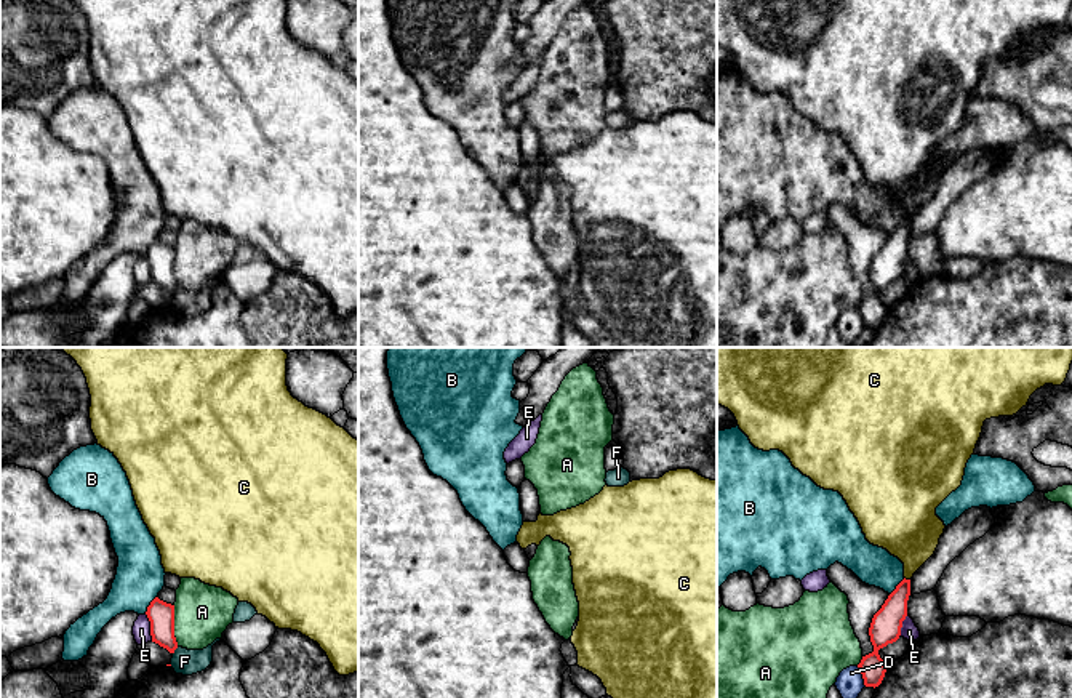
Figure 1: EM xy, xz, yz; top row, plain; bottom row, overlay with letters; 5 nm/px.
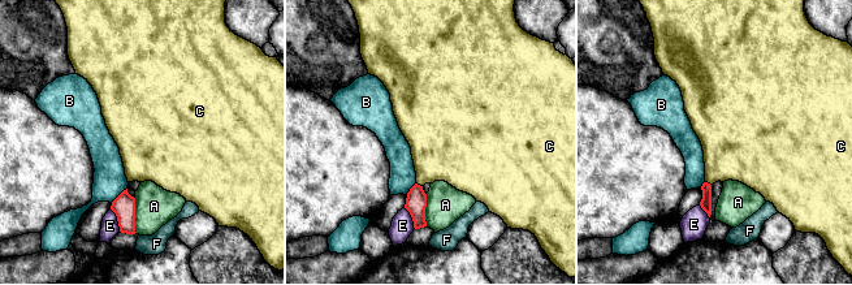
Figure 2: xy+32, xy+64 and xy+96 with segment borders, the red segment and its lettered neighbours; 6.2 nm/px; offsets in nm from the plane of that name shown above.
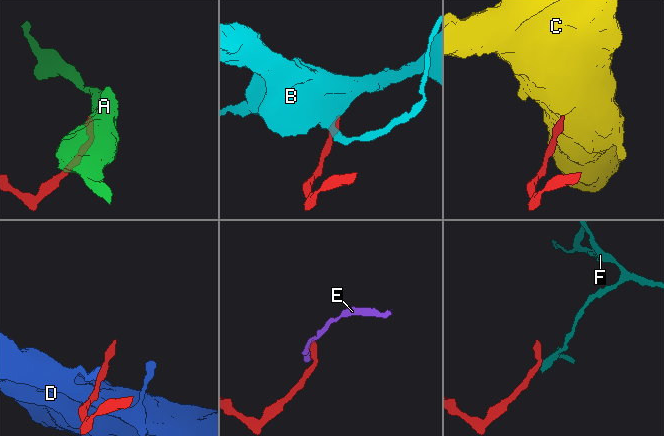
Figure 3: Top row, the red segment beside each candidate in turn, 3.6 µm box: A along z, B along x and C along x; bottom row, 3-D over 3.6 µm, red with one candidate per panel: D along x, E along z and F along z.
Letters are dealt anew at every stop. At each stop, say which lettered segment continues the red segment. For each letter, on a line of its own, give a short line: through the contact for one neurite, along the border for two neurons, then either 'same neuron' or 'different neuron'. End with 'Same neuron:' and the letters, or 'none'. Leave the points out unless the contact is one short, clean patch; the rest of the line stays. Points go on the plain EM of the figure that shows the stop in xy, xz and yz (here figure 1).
A: line xy (173, 247), (173, 277), (178, 287); different neuron
B: line xy (156, 237), (144, 253); different neuron
C: line yz (887, 264), (908, 221), (909, 172); same neuron
D: line yz (856, 308), (866, 327); different neuron
E: line xy (144, 255), (152, 282); different neuron
F: line xy (178, 288), (173, 295); different neuron
Same neuron: C

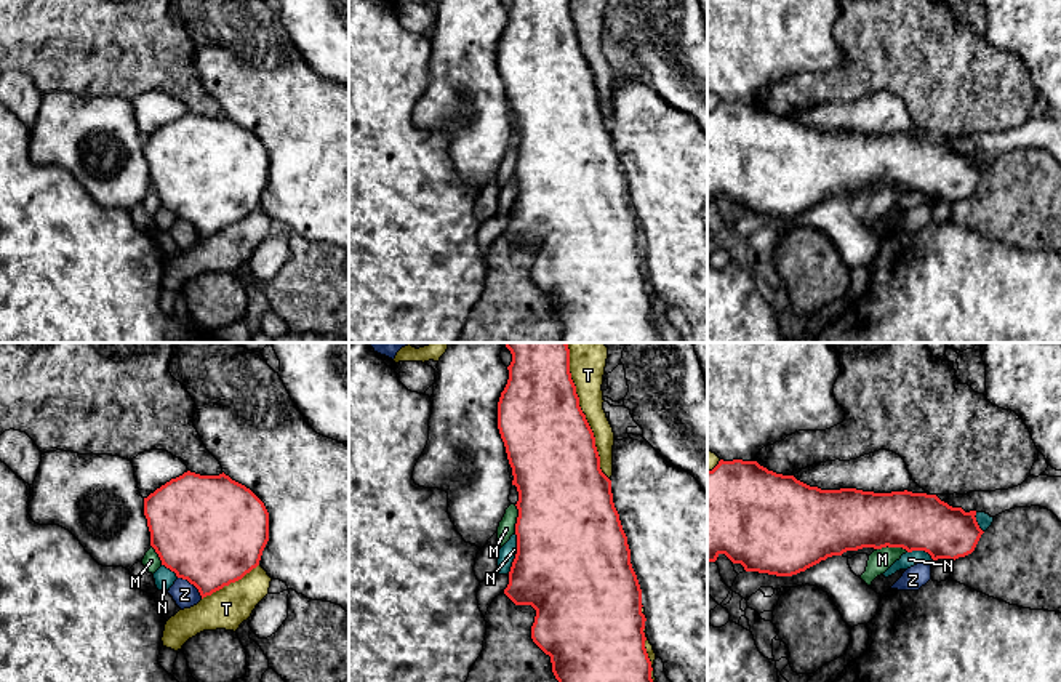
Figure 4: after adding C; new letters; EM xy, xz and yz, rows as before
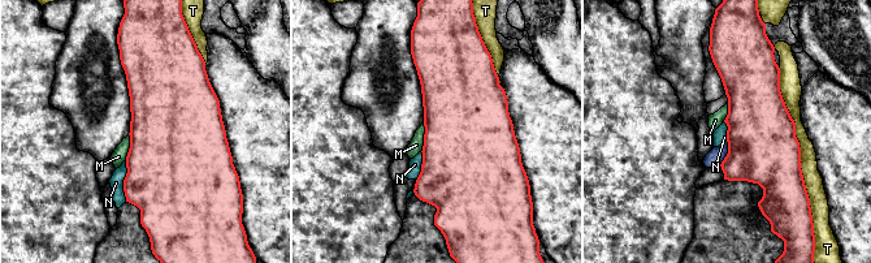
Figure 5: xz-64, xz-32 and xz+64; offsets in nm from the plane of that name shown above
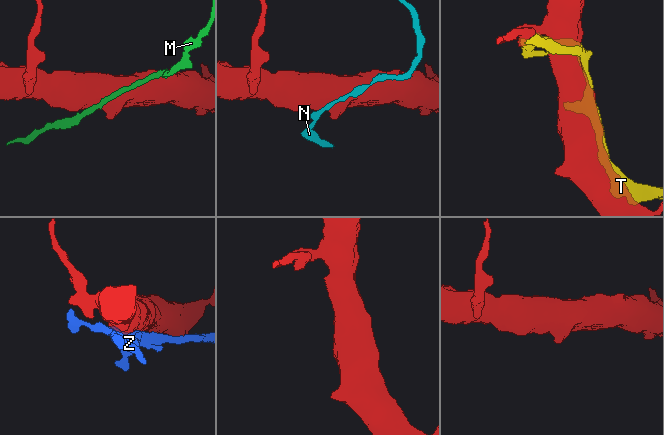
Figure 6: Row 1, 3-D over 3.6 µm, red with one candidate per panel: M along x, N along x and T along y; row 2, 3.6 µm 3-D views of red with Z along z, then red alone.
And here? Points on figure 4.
M: same neuron
N: different neuron
T: different neuron
Z: different neuron
Same neuron: M

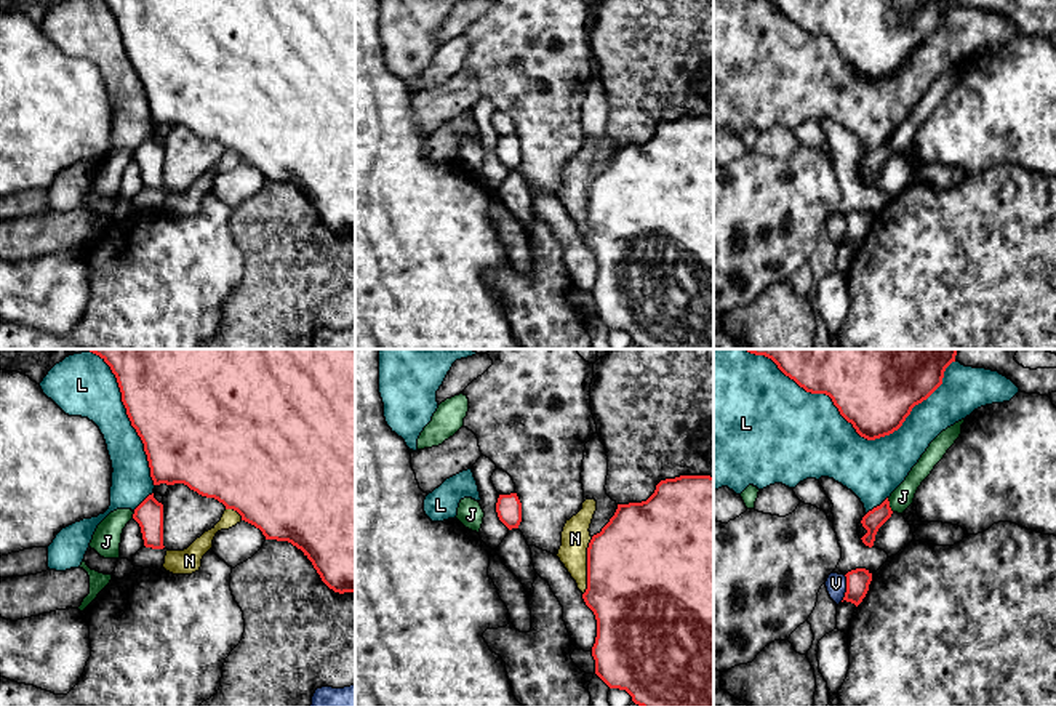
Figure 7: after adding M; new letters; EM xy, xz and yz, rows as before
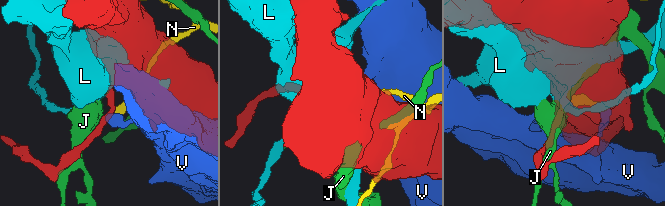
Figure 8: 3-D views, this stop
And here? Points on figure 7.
J: different neuron
L: different neuron
N: different neuron
V: different neuron
Same neuron: none

